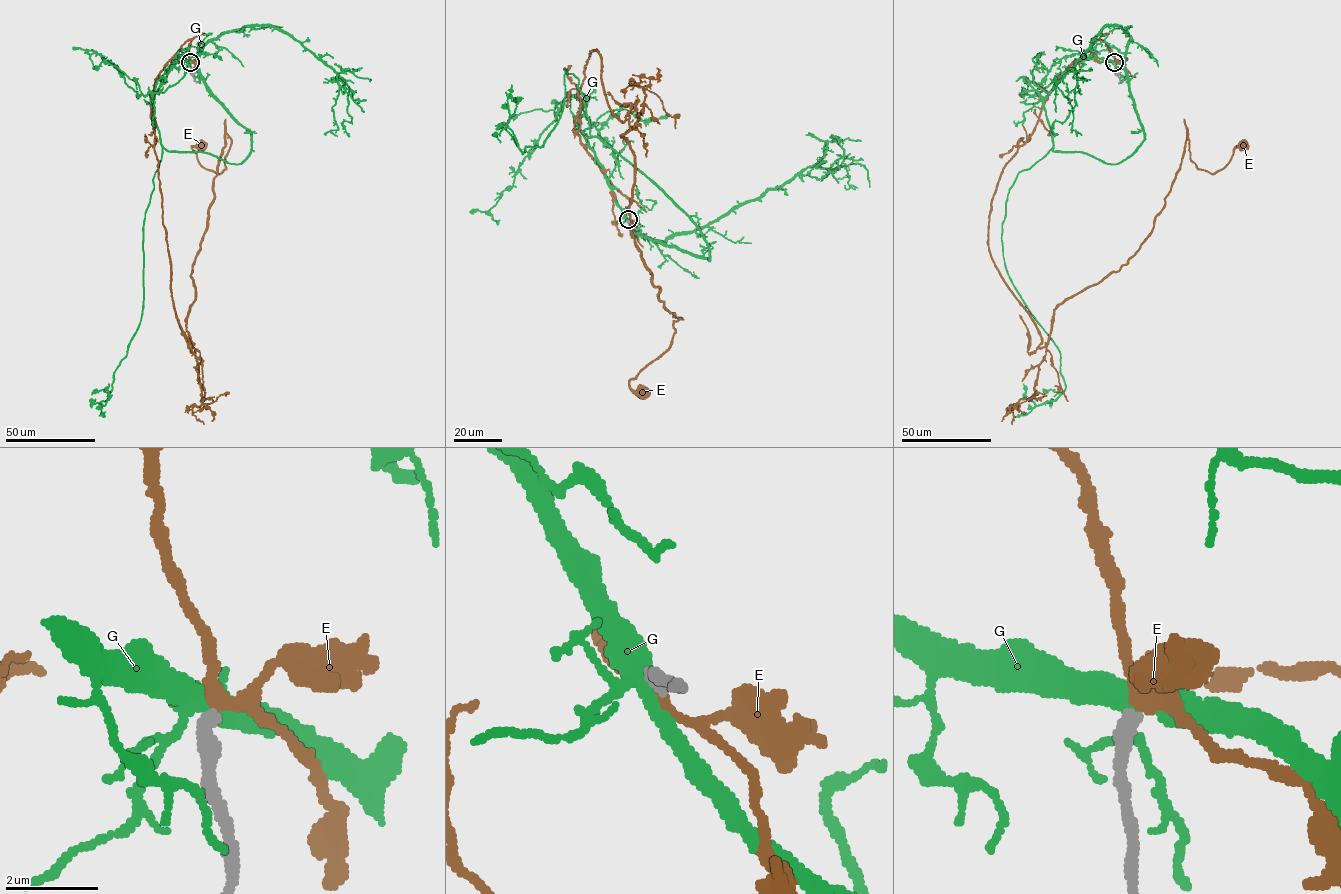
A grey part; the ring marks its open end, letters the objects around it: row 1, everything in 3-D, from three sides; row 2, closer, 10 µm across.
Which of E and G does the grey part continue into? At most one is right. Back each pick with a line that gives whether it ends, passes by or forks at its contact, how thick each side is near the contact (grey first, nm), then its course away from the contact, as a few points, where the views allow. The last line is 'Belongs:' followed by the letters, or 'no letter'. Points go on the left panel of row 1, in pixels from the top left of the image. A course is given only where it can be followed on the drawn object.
E: It passes by. Thickness 320 nm (grey) against 280 nm. Its course: (190, 62), (188, 39), (150, 95), (190, 348), (191, 266), (231, 139), (219, 173), (201, 146)
Belongs: E

